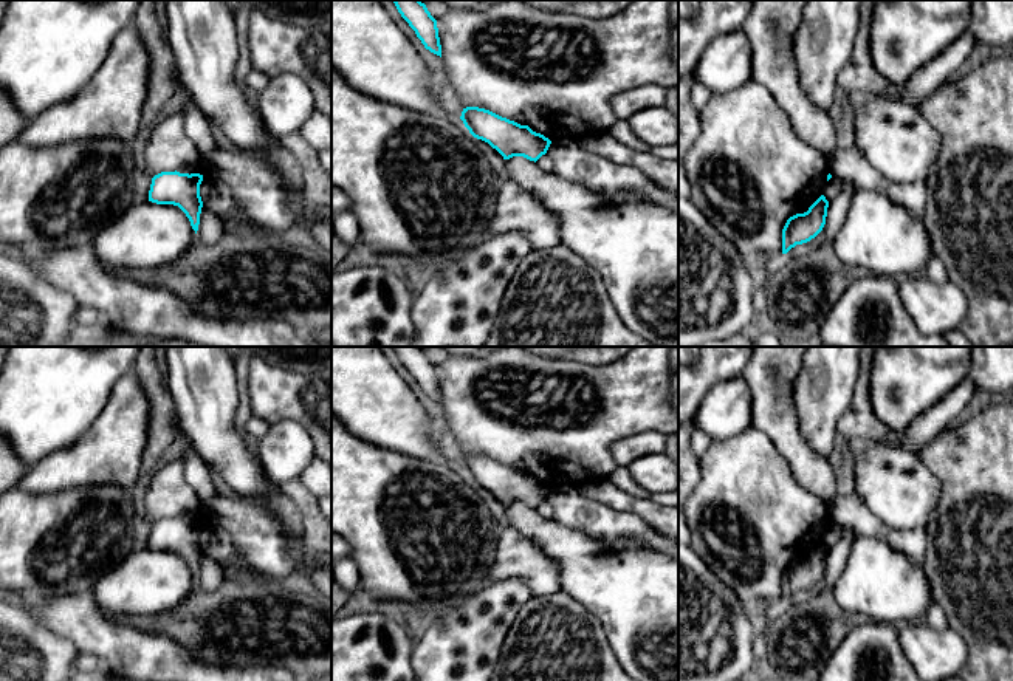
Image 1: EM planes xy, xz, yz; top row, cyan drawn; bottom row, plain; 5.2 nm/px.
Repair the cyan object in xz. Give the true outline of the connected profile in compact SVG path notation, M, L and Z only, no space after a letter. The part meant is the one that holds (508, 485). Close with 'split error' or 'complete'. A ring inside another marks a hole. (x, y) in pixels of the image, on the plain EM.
M466 453L460 466L474 484L488 489L503 506L524 503L536 509L551 491L548 484L533 478L528 472L520 472L485 455Z; complete

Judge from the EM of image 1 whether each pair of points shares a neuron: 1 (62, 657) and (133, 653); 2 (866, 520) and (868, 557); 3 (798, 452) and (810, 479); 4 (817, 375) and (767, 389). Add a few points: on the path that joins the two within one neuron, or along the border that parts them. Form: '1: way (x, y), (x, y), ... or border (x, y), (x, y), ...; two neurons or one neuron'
1: border (50, 630), (67, 638), (81, 652); two neurons
2: border (858, 534), (879, 537), (900, 551); two neurons
3: way (801, 458), (810, 472); one neuron
4: border (803, 362), (795, 383), (796, 417); two neurons

